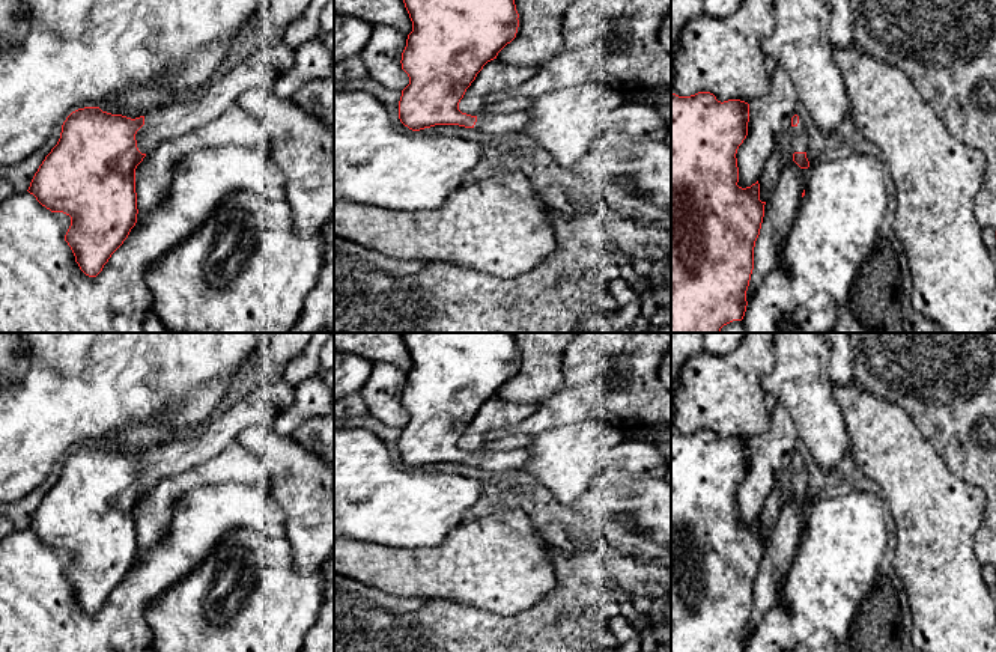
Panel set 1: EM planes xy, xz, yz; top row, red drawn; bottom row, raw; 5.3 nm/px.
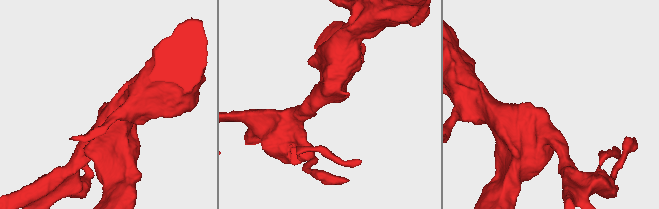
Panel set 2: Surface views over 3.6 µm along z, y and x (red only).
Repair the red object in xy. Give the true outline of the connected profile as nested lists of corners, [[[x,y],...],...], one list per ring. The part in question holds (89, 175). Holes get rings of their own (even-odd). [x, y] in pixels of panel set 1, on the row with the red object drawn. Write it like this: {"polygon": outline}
{"polygon": [[[259,48],[238,57],[193,99],[131,119],[84,107],[62,125],[57,145],[35,173],[29,193],[51,212],[71,217],[65,241],[80,270],[96,277],[137,223],[135,169],[162,140],[202,126],[241,93],[278,78],[274,57]]]}

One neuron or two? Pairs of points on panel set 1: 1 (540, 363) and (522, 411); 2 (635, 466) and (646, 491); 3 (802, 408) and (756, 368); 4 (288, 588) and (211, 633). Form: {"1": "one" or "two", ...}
{"1": "two", "2": "two", "3": "two", "4": "one"}

